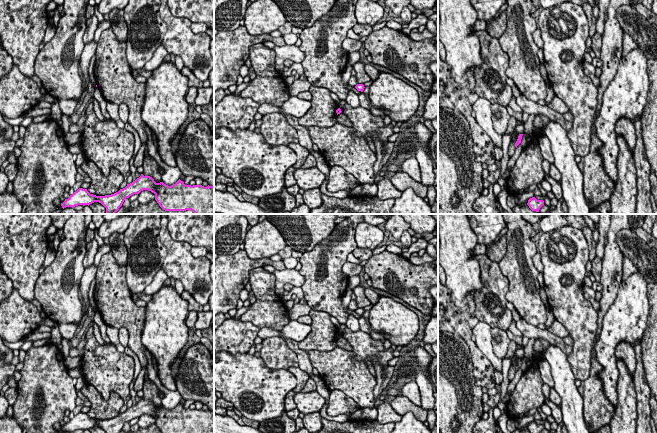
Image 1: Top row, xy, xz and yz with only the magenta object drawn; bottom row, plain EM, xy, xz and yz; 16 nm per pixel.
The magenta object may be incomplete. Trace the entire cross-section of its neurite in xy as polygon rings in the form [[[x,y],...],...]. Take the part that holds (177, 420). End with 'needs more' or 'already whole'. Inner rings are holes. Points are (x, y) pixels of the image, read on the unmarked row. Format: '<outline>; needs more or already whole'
[[[141,398],[118,416],[96,420],[90,418],[87,413],[79,412],[68,423],[61,427],[62,432],[78,429],[90,429],[94,426],[101,427],[106,433],[119,433],[124,424],[143,414],[155,418],[155,424],[162,433],[214,433],[214,410],[185,409],[180,403],[173,409],[168,410],[163,406],[156,407],[150,400]]]; already whole

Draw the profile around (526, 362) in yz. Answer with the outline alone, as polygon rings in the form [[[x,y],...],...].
[[[532,357],[523,358],[522,363],[521,363],[521,367],[517,370],[517,372],[515,373],[515,376],[514,376],[514,379],[508,385],[508,393],[503,398],[503,402],[505,404],[508,403],[508,401],[510,399],[510,394],[514,391],[515,386],[516,386],[517,382],[519,381],[522,373],[527,370],[527,368],[531,365],[531,362],[532,362]]]

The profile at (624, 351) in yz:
[[[622,341],[616,346],[615,355],[617,359],[622,360],[626,364],[629,374],[634,378],[637,364],[634,347],[632,347],[628,342]]]

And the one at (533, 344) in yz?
[[[538,338],[538,339],[529,339],[528,344],[526,347],[524,347],[524,355],[523,358],[530,358],[533,356],[534,351],[543,351],[543,344],[542,344],[543,339]]]

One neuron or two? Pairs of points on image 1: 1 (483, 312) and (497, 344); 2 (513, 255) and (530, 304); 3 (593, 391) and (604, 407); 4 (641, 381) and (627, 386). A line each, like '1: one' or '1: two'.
1: two
2: one
3: one
4: two

